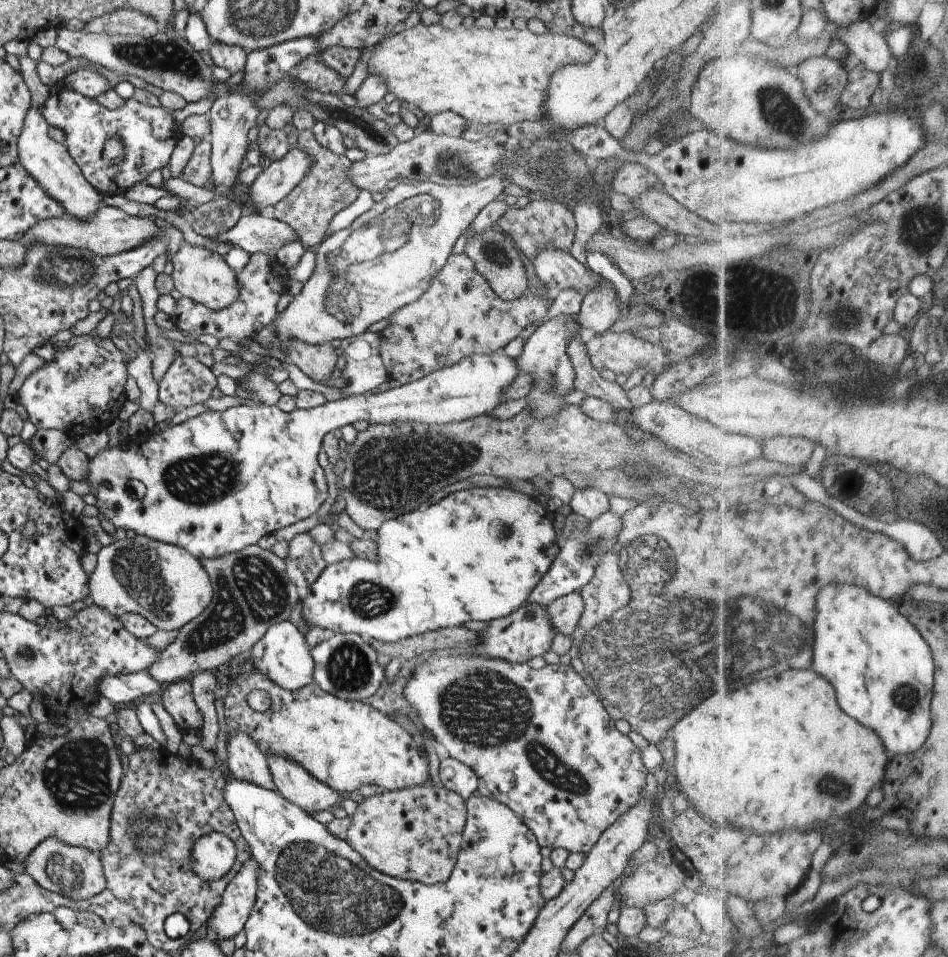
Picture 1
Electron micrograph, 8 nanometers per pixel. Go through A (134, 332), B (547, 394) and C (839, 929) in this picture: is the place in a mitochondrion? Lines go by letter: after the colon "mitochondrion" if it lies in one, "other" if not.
A: other
B: mitochondrion
C: other

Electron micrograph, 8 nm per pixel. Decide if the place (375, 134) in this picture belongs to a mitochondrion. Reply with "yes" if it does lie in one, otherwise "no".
yes

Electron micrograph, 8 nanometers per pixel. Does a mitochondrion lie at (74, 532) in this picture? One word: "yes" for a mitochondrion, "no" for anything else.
no

